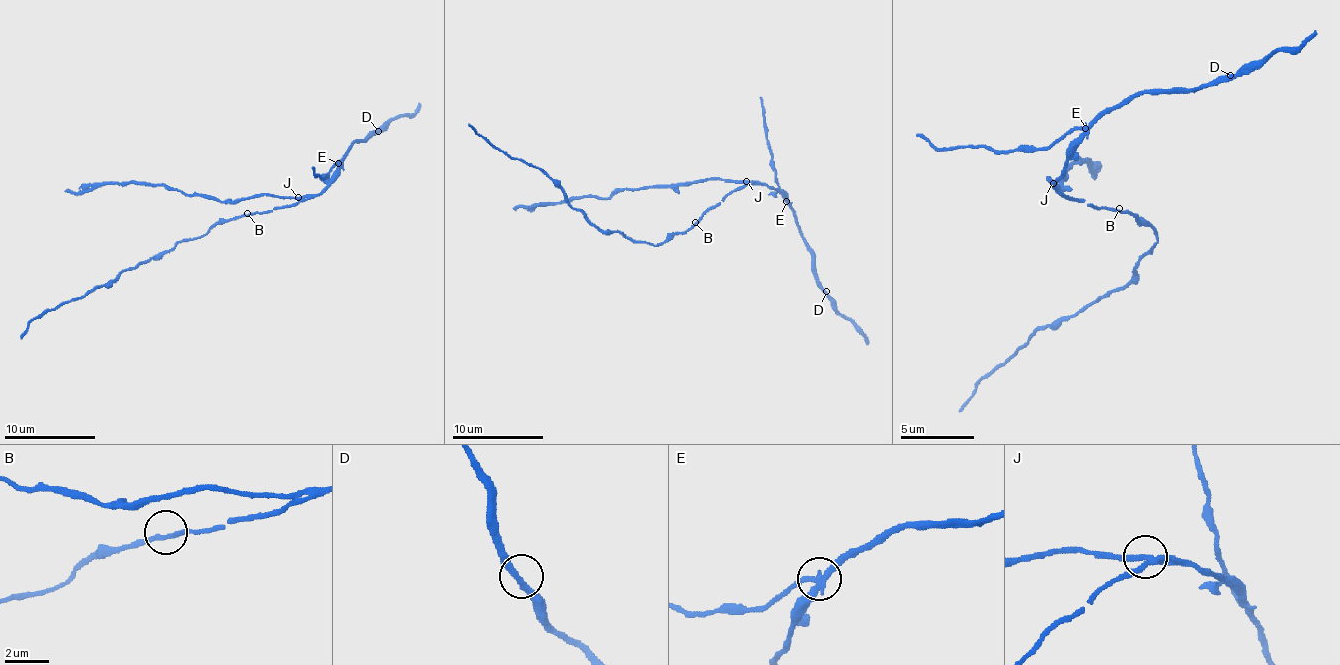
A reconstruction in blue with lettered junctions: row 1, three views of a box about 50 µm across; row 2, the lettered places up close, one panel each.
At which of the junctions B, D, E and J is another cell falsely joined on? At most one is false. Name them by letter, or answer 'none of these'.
E

